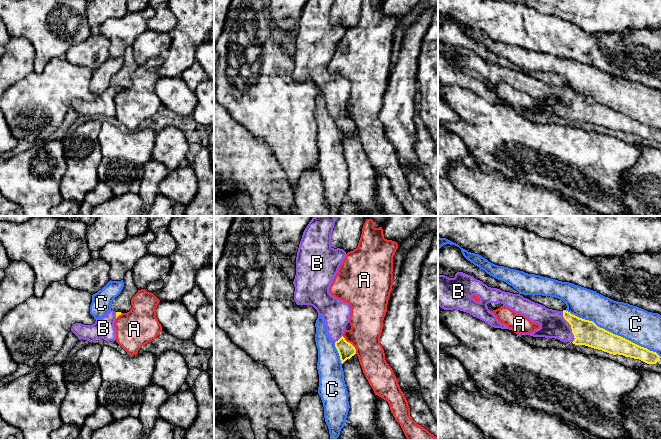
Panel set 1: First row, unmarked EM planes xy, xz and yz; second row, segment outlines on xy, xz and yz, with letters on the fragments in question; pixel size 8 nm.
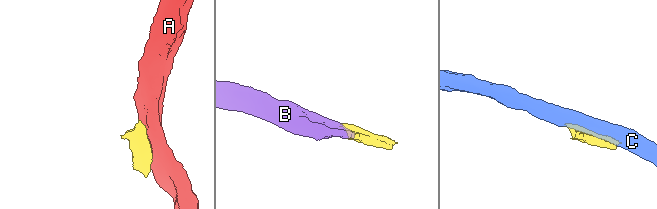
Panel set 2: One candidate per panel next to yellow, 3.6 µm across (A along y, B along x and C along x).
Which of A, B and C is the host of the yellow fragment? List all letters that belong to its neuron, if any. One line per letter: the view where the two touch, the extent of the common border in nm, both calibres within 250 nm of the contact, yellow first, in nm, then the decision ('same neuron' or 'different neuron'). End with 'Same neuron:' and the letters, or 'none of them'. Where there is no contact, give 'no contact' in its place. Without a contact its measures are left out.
A: contact in xz; length 180 nm; calibres 140 and 280 nm; different neuron
B: contact in yz; length 260 nm; calibres 200 and 200 nm; same neuron
C: contact in yz; length 850 nm; calibres 200 and 280 nm; different neuron
Same neuron: B

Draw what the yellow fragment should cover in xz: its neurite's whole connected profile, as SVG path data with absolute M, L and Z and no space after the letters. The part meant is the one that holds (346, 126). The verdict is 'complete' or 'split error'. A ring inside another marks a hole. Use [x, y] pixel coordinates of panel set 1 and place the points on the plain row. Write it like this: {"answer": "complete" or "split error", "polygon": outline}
{"answer": "split error", "polygon": "M308 0L305 4L296 33L296 51L293 57L295 63L294 76L297 81L313 82L317 86L318 91L322 92L325 98L327 110L329 114L335 119L341 139L343 140L347 135L350 135L356 130L356 125L343 113L343 109L347 100L349 99L351 83L348 79L335 74L329 69L329 64L338 48L339 42L346 33L346 28L343 25L334 25L331 23L331 11L334 1L335 0Z"}

